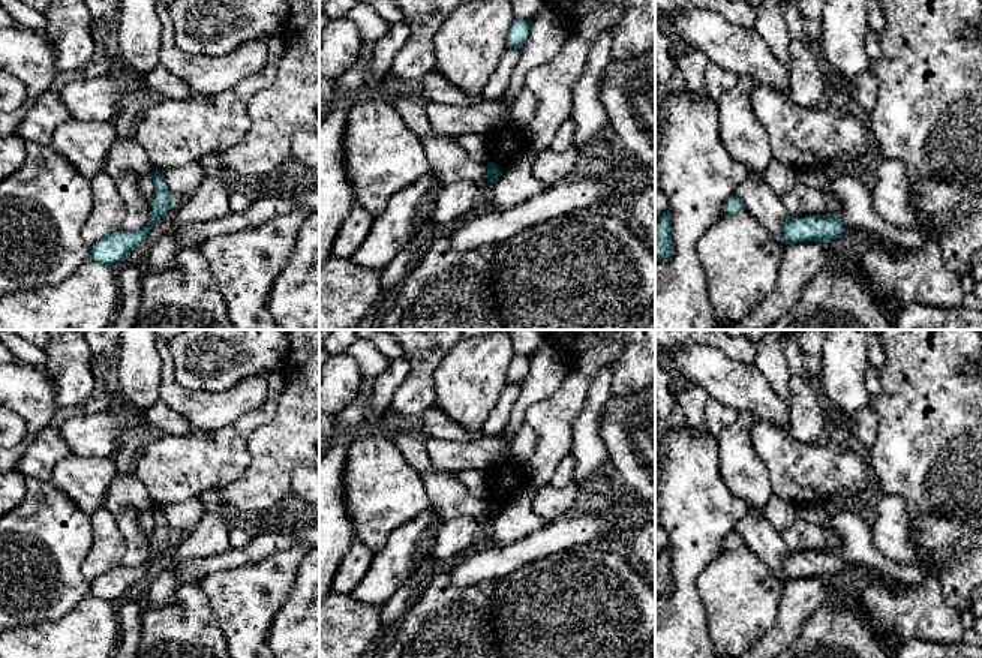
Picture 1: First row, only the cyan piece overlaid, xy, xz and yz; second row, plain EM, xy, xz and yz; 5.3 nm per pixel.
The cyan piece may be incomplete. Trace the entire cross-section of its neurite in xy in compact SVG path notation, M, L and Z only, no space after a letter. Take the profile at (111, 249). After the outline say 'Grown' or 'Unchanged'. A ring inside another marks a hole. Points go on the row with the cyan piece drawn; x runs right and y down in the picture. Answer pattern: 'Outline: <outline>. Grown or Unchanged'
Outline: M154 169L150 177L154 181L156 190L151 199L153 211L147 226L139 231L115 231L108 237L90 246L90 261L105 265L114 265L121 261L130 250L145 243L145 238L154 223L157 223L168 210L175 204L166 187L165 178L160 171Z. Unchanged

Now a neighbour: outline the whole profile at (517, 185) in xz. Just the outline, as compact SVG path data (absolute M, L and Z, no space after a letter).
M526 144L513 166L489 186L487 195L493 199L495 210L507 211L546 190L546 184L532 174L532 165L538 153L537 148Z

